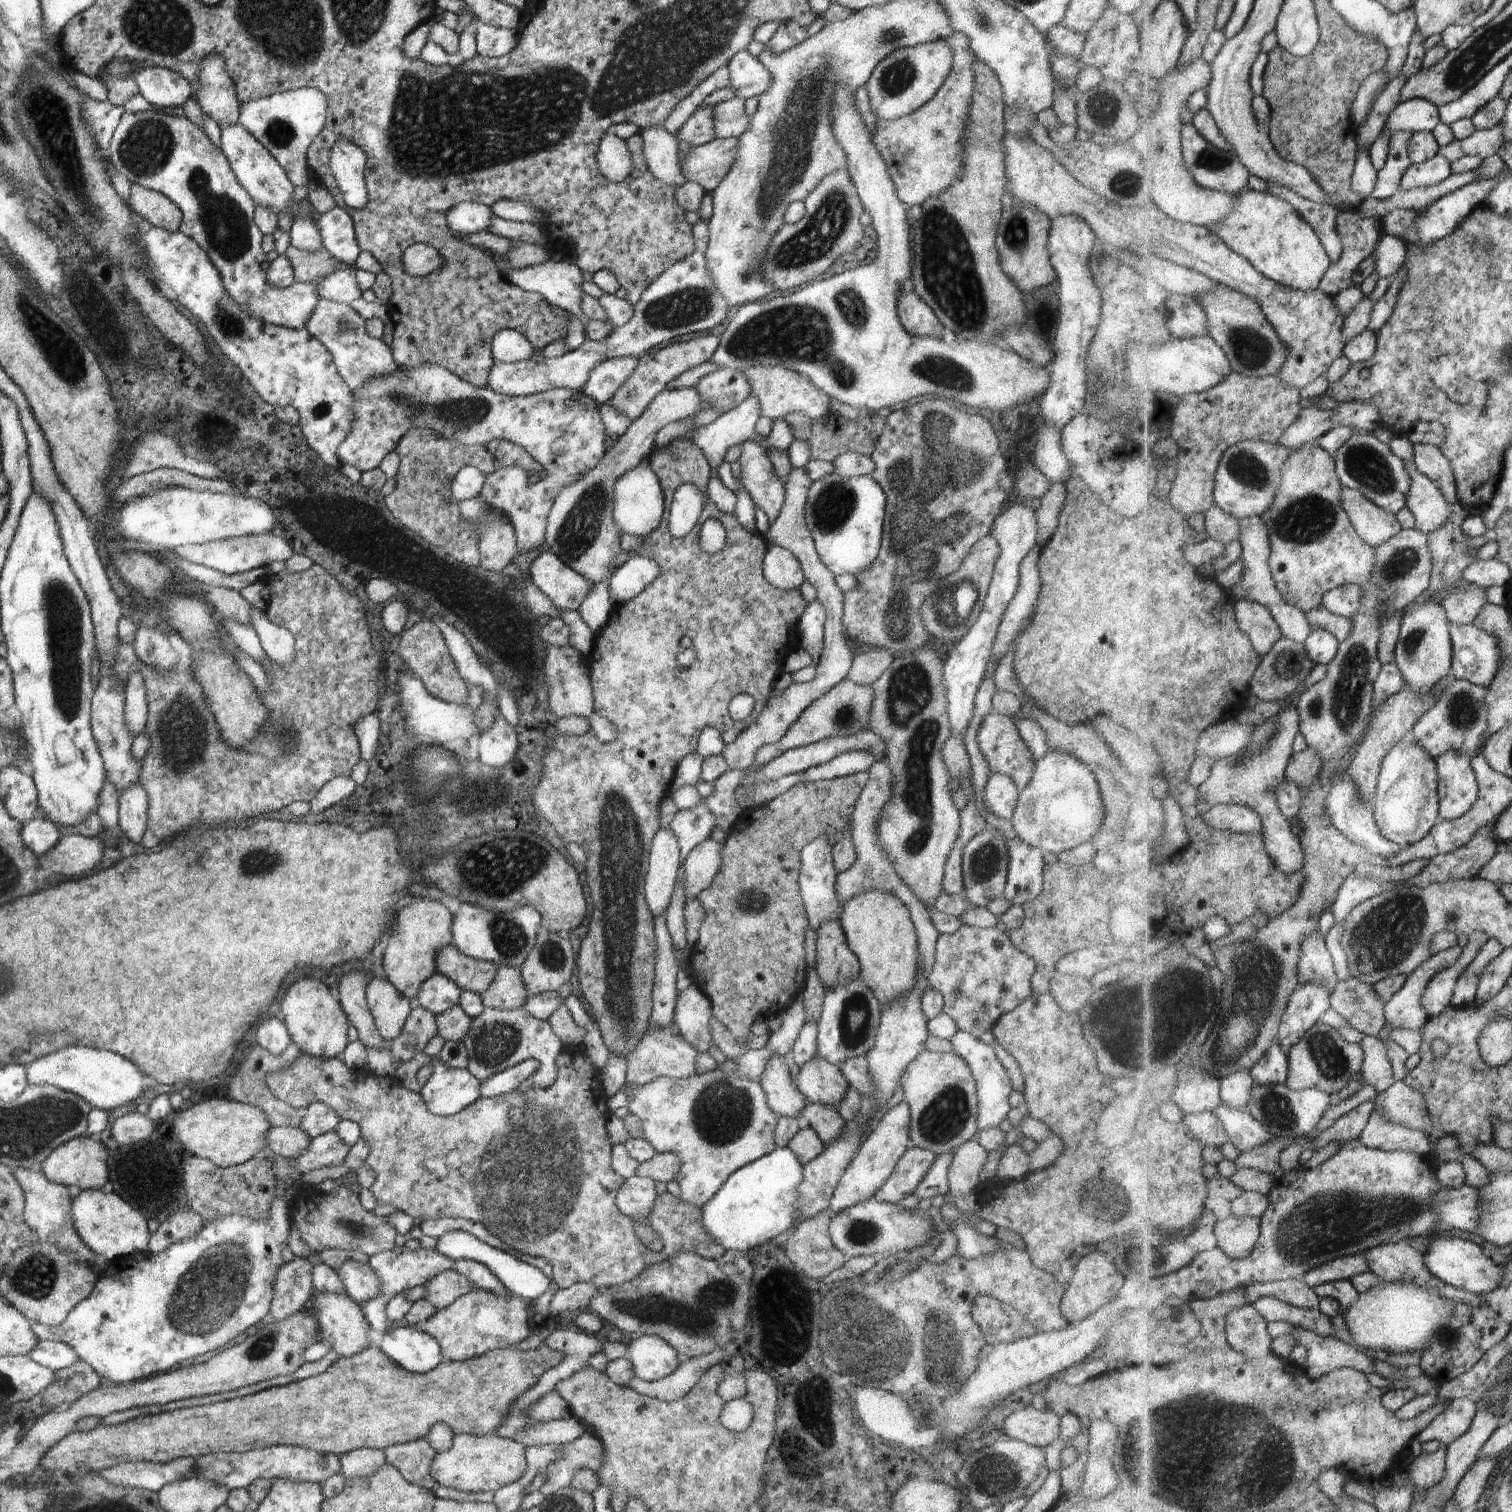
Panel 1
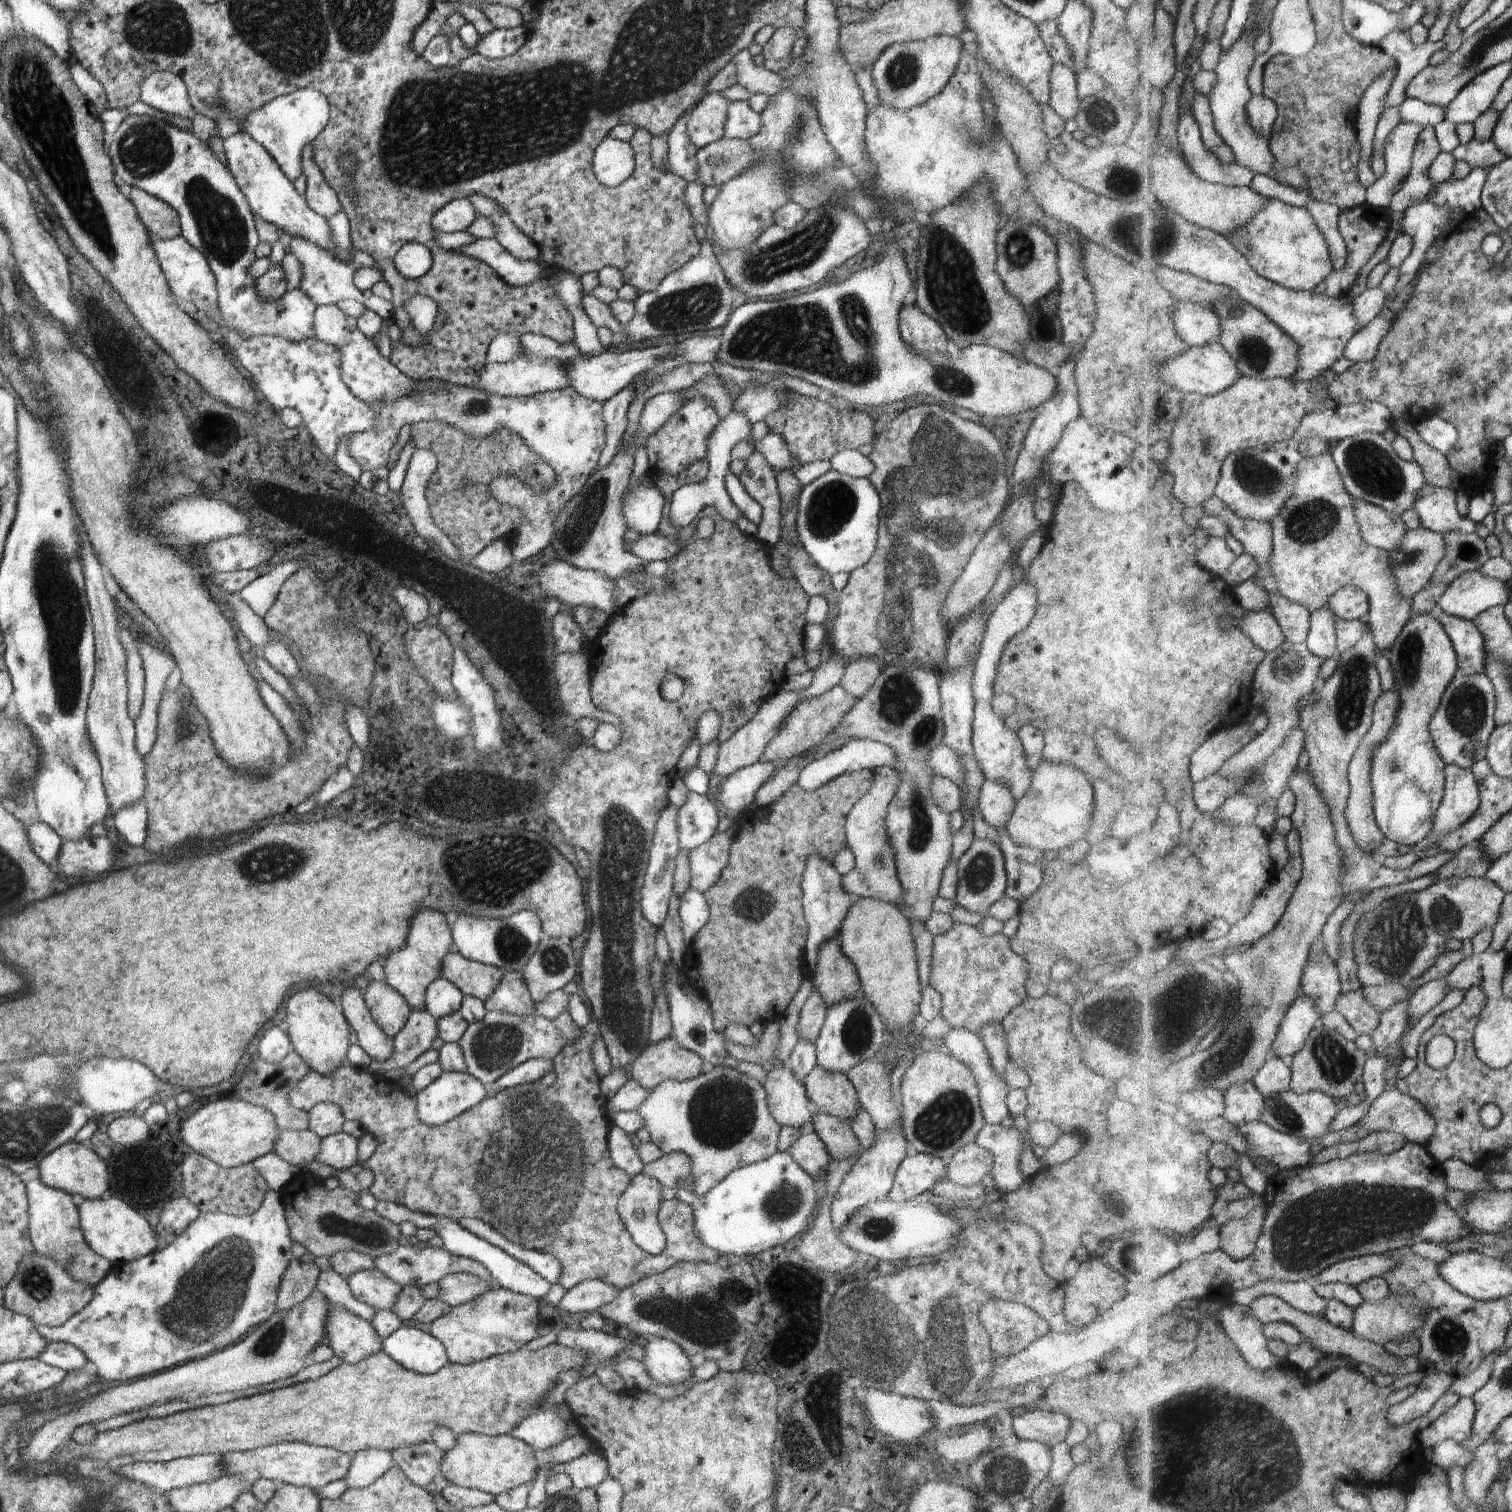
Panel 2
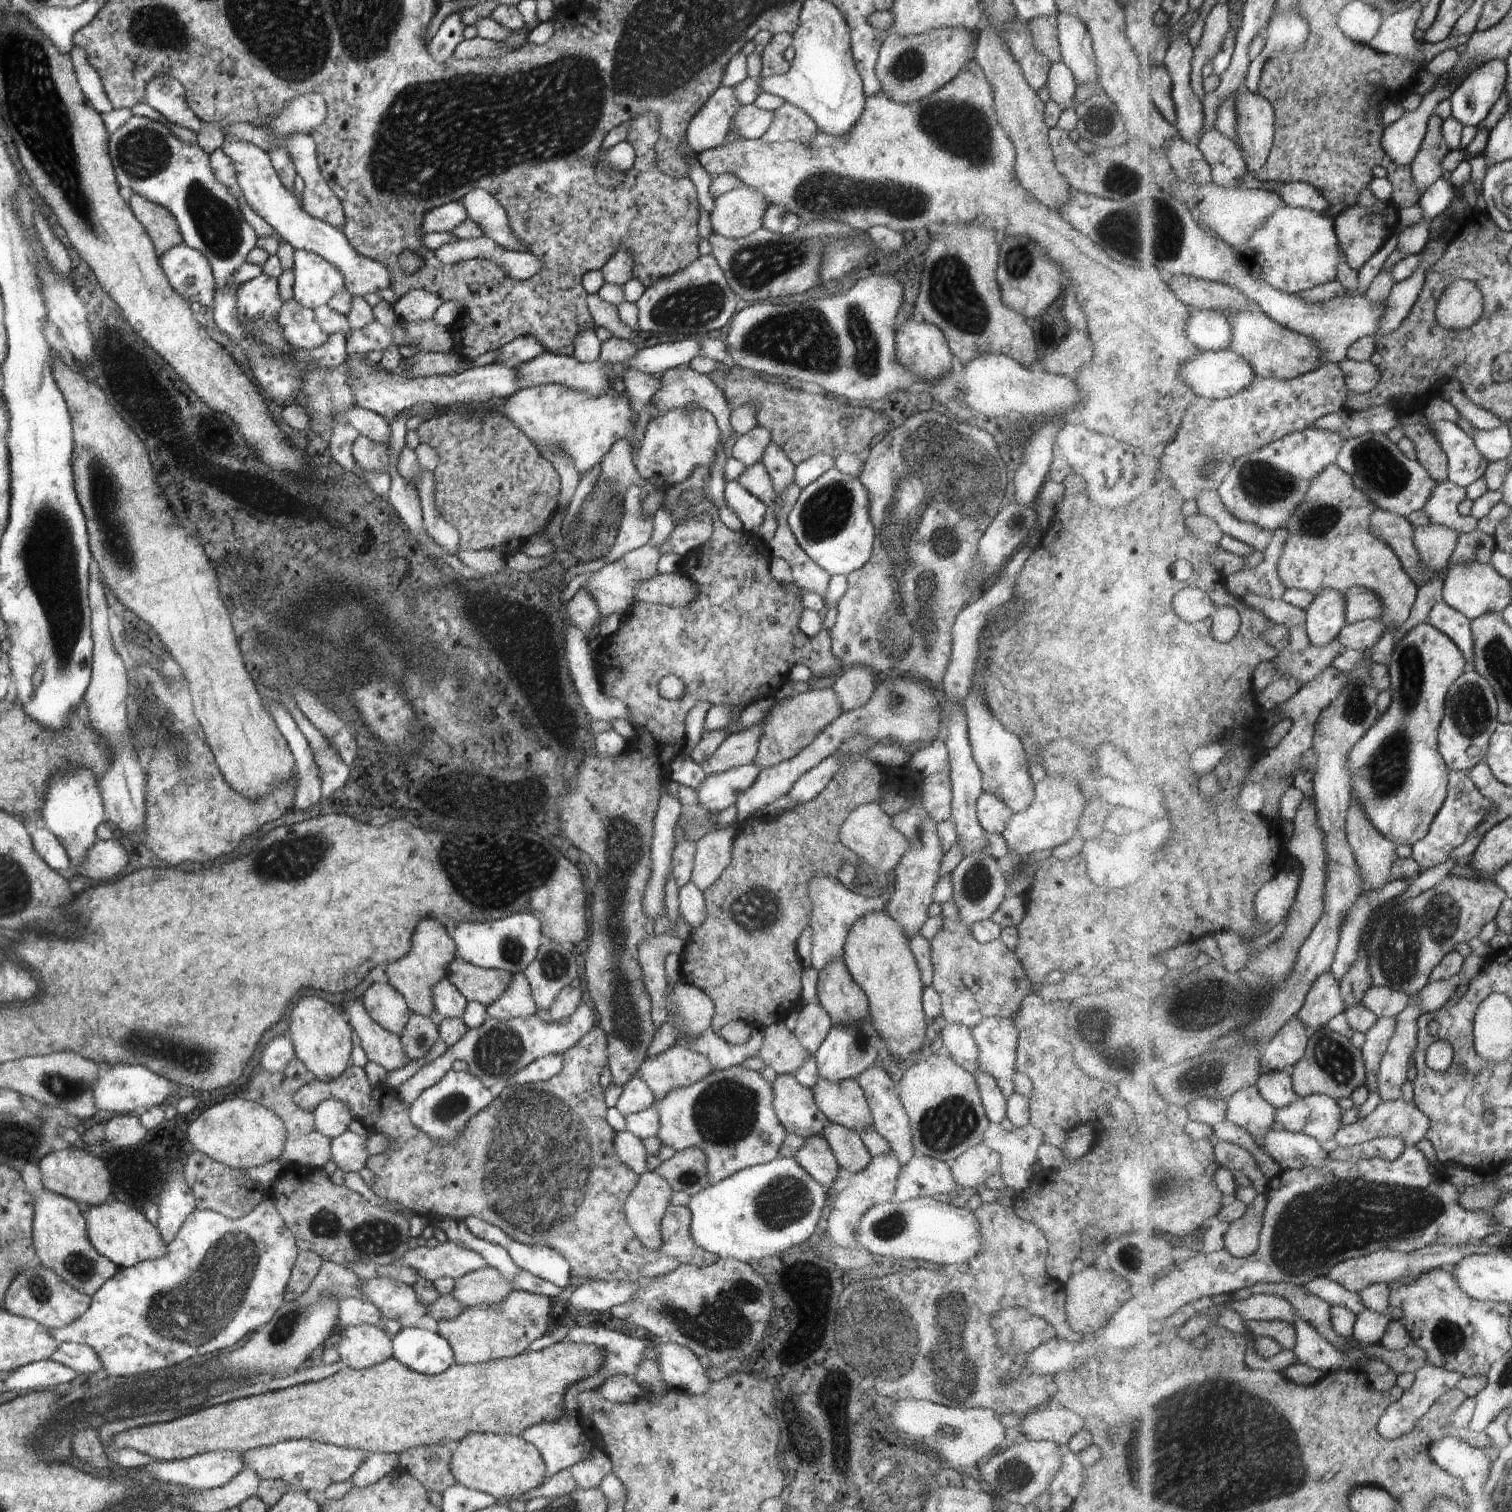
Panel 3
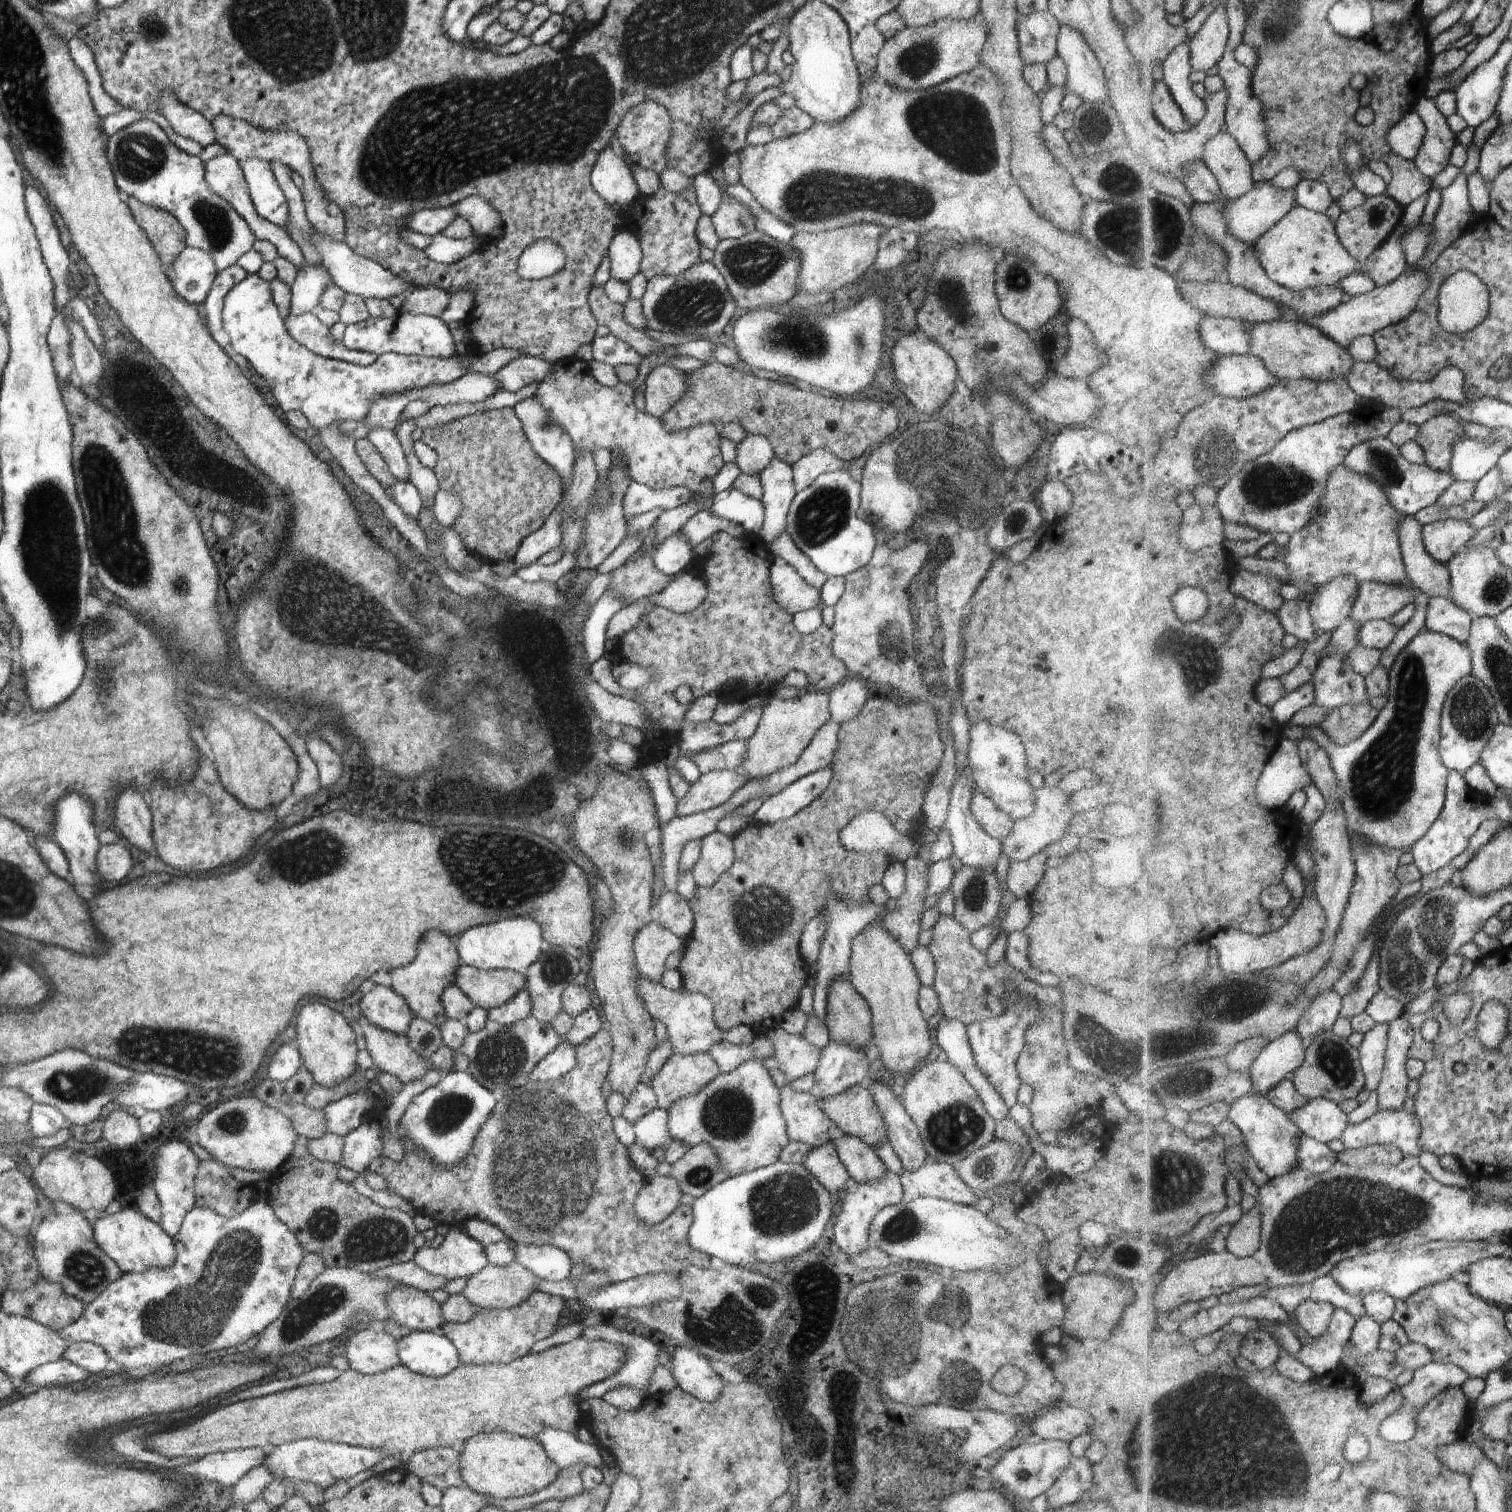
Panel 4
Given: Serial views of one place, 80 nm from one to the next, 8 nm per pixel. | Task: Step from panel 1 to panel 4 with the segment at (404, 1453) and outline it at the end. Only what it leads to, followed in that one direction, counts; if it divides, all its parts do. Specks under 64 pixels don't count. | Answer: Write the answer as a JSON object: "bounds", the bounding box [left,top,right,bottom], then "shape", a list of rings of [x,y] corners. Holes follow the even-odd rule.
{"bounds":[404,1448,469,1491],"shape":[[[436,1448],[436,1450],[422,1450],[422,1452],[413,1453],[414,1456],[405,1456],[408,1465],[404,1468],[408,1472],[415,1474],[421,1481],[429,1482],[436,1488],[443,1491],[448,1487],[469,1488],[462,1478],[460,1472],[460,1452],[453,1448]]]}

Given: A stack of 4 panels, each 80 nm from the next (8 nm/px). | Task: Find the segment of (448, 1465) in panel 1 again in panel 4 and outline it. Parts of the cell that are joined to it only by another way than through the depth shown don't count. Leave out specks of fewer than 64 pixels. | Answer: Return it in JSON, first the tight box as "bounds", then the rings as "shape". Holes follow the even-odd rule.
{"bounds":[460,1433,560,1499],"shape":[[[512,1433],[475,1434],[464,1443],[460,1454],[460,1472],[469,1488],[497,1499],[515,1499],[537,1493],[552,1484],[560,1471],[540,1441]]]}

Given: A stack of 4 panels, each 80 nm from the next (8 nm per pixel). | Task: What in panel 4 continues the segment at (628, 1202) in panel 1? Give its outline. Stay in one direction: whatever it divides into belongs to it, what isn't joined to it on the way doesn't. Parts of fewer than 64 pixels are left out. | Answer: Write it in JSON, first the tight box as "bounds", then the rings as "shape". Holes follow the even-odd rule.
{"bounds":[633,1175,682,1227],"shape":[[[651,1175],[633,1204],[637,1219],[649,1227],[662,1223],[681,1205],[682,1195],[672,1175]]]}

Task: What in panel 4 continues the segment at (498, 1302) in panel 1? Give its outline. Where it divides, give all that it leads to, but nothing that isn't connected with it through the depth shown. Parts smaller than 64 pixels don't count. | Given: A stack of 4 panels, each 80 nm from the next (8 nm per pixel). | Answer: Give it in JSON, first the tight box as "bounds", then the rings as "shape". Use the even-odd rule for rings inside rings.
{"bounds":[441,1291,565,1364],"shape":[[[534,1291],[522,1304],[511,1309],[479,1308],[477,1313],[464,1323],[445,1322],[441,1328],[458,1351],[462,1364],[507,1363],[531,1352],[538,1341],[552,1336],[560,1328],[560,1314],[565,1299],[542,1291]]]}

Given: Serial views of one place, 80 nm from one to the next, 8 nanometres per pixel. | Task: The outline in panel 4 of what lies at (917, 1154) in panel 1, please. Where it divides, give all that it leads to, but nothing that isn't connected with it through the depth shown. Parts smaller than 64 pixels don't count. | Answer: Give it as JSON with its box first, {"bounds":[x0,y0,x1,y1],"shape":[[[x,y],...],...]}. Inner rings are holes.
{"bounds":[900,1158,979,1207],"shape":[[[927,1158],[915,1171],[900,1175],[904,1203],[920,1197],[936,1197],[975,1207],[979,1195],[958,1176],[955,1166]]]}

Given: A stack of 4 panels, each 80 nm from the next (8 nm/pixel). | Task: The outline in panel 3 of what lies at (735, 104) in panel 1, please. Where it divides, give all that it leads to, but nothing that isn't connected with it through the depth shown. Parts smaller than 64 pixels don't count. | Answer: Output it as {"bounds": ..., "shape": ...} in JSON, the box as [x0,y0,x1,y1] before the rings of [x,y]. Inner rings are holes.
{"bounds":[734,105,774,139],"shape":[[[756,105],[737,108],[734,126],[744,139],[759,139],[772,124],[774,111],[759,109]]]}

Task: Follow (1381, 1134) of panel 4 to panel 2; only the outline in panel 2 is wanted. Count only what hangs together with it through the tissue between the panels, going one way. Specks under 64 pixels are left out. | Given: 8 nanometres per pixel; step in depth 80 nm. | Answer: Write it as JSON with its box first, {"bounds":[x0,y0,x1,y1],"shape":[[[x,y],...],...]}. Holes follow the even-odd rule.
{"bounds":[1319,1089,1437,1146],"shape":[[[1397,1089],[1384,1091],[1384,1094],[1370,1107],[1369,1113],[1355,1125],[1341,1131],[1332,1131],[1319,1142],[1325,1146],[1334,1146],[1340,1142],[1354,1142],[1362,1140],[1373,1132],[1392,1131],[1407,1137],[1410,1143],[1430,1144],[1437,1131],[1437,1120],[1428,1109],[1412,1094],[1402,1094]]]}

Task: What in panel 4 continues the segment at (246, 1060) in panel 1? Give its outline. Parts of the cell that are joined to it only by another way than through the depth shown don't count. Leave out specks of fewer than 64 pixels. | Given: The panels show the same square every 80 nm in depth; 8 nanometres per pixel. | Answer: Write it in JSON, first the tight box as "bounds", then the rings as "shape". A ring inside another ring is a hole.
{"bounds":[254,1065,327,1139],"shape":[[[302,1065],[287,1081],[263,1080],[256,1086],[254,1097],[283,1114],[292,1123],[297,1135],[319,1139],[327,1131],[324,1111],[310,1108],[305,1103],[314,1083],[312,1075]],[[294,1086],[296,1090],[292,1090]]]}

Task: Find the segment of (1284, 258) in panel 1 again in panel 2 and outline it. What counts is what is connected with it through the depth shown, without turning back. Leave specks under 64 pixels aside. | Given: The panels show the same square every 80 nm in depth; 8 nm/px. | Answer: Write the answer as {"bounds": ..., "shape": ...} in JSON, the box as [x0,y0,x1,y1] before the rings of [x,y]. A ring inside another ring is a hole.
{"bounds":[1228,199,1334,291],"shape":[[[1272,199],[1246,228],[1228,238],[1248,257],[1260,276],[1295,291],[1313,291],[1334,272],[1330,243],[1306,207]]]}

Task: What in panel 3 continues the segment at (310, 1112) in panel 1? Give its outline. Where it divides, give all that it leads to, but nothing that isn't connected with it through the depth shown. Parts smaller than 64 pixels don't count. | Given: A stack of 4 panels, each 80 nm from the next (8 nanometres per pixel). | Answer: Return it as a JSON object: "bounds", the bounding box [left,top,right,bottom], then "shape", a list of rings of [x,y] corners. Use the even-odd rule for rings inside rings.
{"bounds":[313,1099,354,1137],"shape":[[[328,1099],[313,1112],[316,1131],[329,1137],[337,1137],[347,1131],[354,1120],[351,1108],[342,1101]]]}

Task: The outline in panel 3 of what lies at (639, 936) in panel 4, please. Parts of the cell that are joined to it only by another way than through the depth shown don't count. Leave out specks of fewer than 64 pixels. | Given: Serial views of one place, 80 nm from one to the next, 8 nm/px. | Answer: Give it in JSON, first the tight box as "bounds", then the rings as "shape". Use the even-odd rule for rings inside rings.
{"bounds":[637,933,685,1031],"shape":[[[668,933],[650,935],[639,942],[637,959],[642,969],[642,980],[652,1003],[651,1019],[657,1031],[668,1022],[669,1014],[665,1007],[667,972],[665,958],[672,954],[681,954],[685,945],[678,937]]]}

